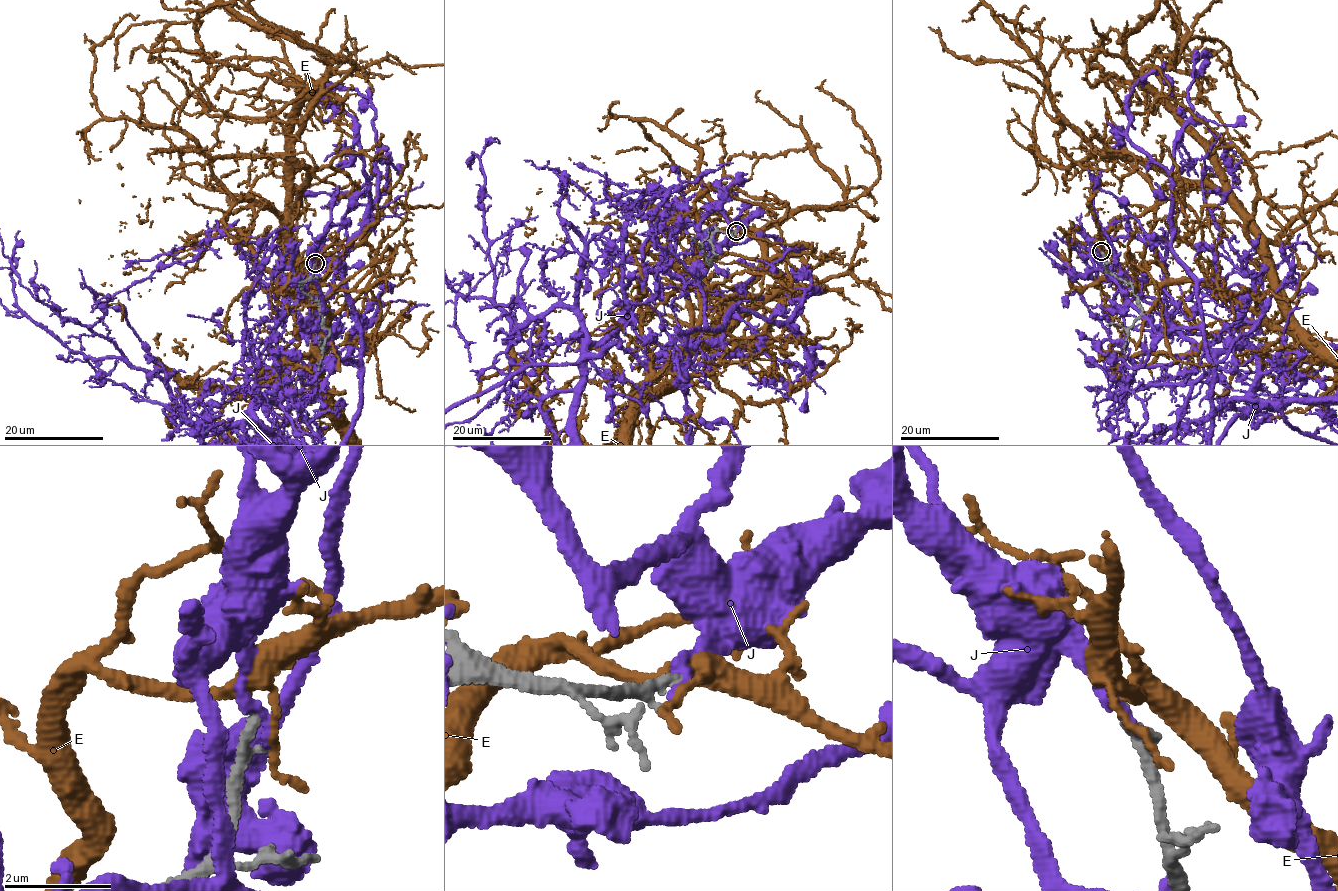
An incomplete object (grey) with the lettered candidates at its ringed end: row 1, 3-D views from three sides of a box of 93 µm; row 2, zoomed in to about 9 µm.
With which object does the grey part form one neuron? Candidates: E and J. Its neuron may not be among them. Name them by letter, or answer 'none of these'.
none of these

